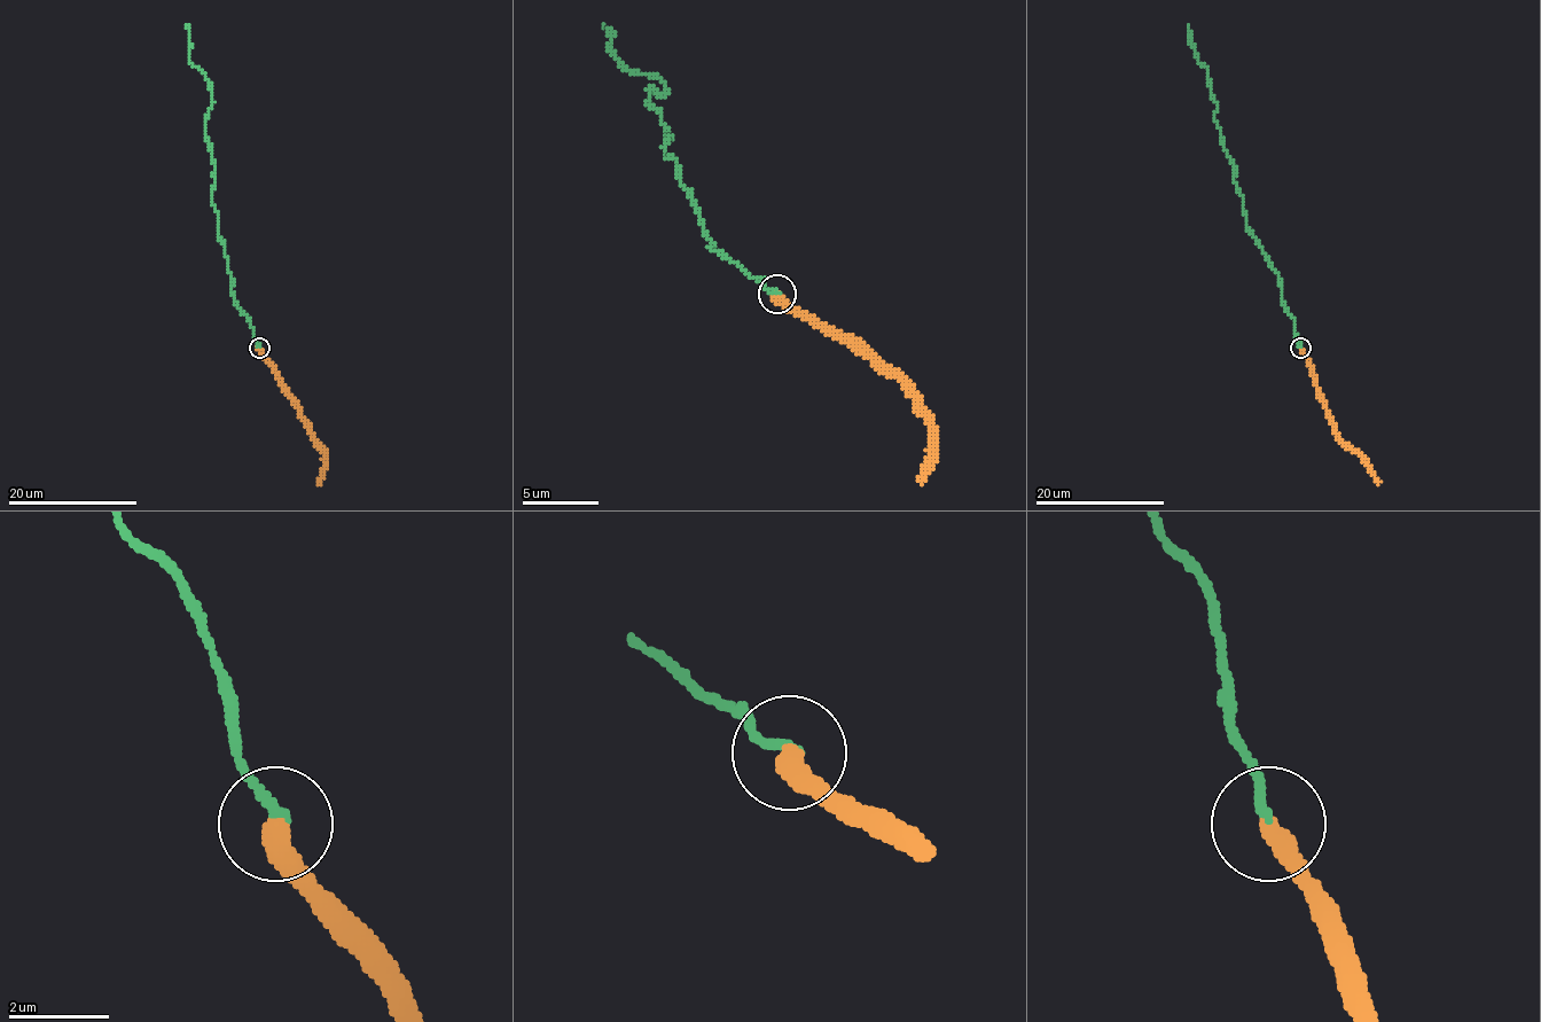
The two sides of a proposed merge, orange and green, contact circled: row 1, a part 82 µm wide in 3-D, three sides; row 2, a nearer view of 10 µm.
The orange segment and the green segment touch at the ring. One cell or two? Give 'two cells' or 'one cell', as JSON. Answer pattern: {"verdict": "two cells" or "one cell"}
{"verdict": "two cells"}

